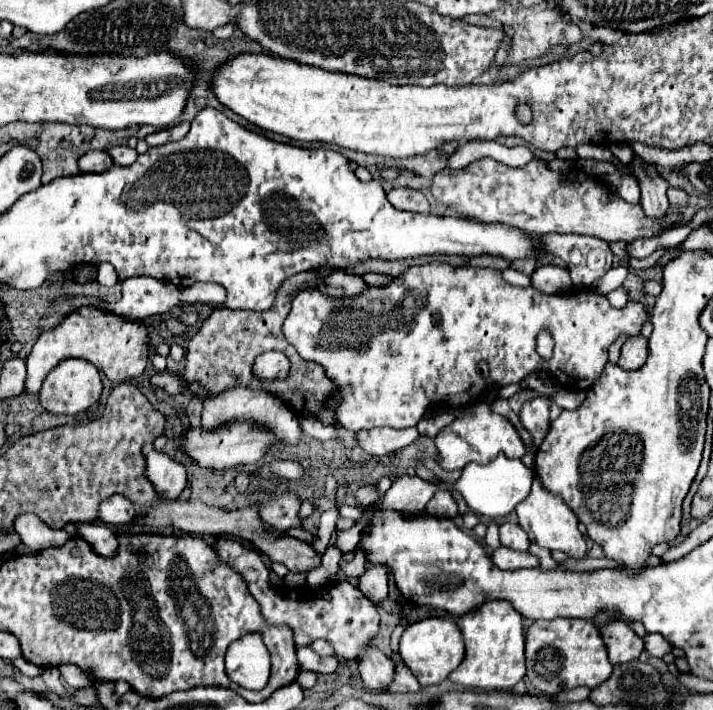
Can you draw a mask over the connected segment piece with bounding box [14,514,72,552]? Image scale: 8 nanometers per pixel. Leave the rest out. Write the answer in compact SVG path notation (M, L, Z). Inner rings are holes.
M20 516L14 522L16 532L20 534L22 542L30 548L30 550L42 550L42 548L58 548L64 546L72 536L66 534L66 530L54 530L50 526L46 526L40 518L36 516Z

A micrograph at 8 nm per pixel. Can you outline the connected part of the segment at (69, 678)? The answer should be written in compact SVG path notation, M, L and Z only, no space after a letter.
M62 664L58 666L62 678L72 686L72 688L80 688L80 686L88 686L92 682L92 676L90 674L84 674L78 666L74 664Z

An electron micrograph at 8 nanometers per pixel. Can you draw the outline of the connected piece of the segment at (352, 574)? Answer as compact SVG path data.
M358 548L352 562L340 562L340 570L342 570L342 574L344 574L348 580L358 580L358 578L364 574L364 570L366 570L364 552Z

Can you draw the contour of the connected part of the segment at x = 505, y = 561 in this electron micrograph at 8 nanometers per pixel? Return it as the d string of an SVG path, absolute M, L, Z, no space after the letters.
M504 546L494 550L492 560L502 570L520 570L520 568L538 568L540 566L538 556L530 554L528 550L518 552L518 550L510 550L510 548L504 548Z

